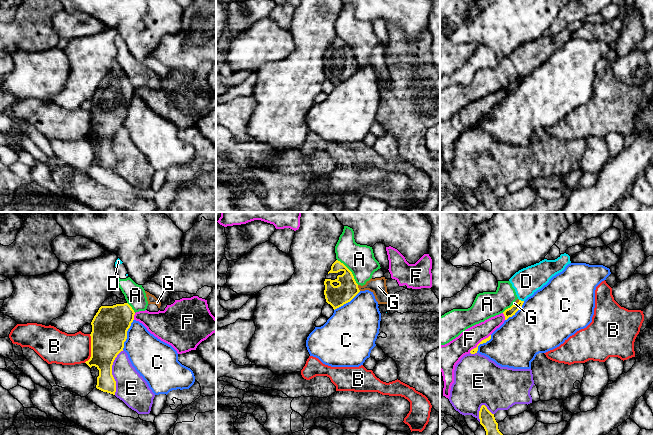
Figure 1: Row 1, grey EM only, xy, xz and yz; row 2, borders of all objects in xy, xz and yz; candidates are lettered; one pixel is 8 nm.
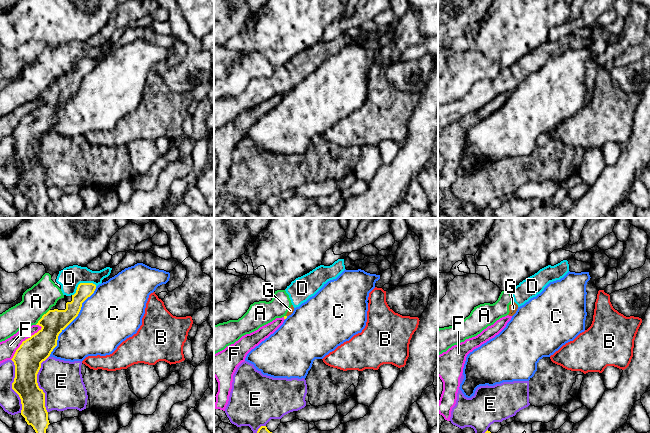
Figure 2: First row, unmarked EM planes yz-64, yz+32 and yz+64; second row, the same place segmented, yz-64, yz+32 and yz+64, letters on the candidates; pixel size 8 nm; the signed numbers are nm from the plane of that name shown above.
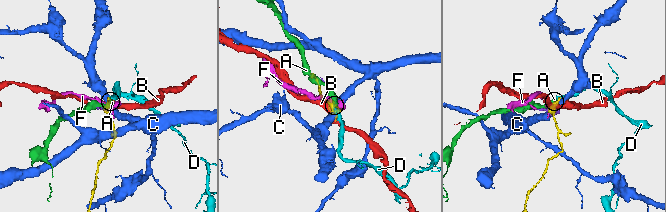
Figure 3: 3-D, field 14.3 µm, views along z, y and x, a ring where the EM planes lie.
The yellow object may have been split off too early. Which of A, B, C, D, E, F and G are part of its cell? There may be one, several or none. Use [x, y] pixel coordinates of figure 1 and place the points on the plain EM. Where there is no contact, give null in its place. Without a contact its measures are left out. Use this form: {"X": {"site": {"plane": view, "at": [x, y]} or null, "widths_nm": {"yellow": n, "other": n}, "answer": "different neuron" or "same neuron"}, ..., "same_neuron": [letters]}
{"A": {"site": {"plane": "xz", "at": [350, 47]}, "widths_nm": {"yellow": 170, "other": 240}, "answer": "different neuron"}, "B": {"site": {"plane": "xy", "at": [91, 125]}, "widths_nm": {"yellow": 280, "other": 260}, "answer": "different neuron"}, "C": {"site": {"plane": "xy", "at": [126, 110]}, "widths_nm": {"yellow": 280, "other": 300}, "answer": "different neuron"}, "D": {"site": {"plane": "yz", "at": [520, 76]}, "widths_nm": {"yellow": 70, "other": 220}, "answer": "different neuron"}, "E": {"site": {"plane": "xy", "at": [111, 148]}, "widths_nm": {"yellow": 260, "other": 240}, "answer": "different neuron"}, "F": {"site": {"plane": "yz", "at": [479, 119]}, "widths_nm": {"yellow": 50, "other": 180}, "answer": "different neuron"}, "G": {"site": {"plane": "xz", "at": [358, 64]}, "widths_nm": {"yellow": 170, "other": 130}, "answer": "different neuron"}, "same_neuron": []}

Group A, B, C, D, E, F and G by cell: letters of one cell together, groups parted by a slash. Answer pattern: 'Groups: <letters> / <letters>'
Groups: A D G / B / C / E / F

